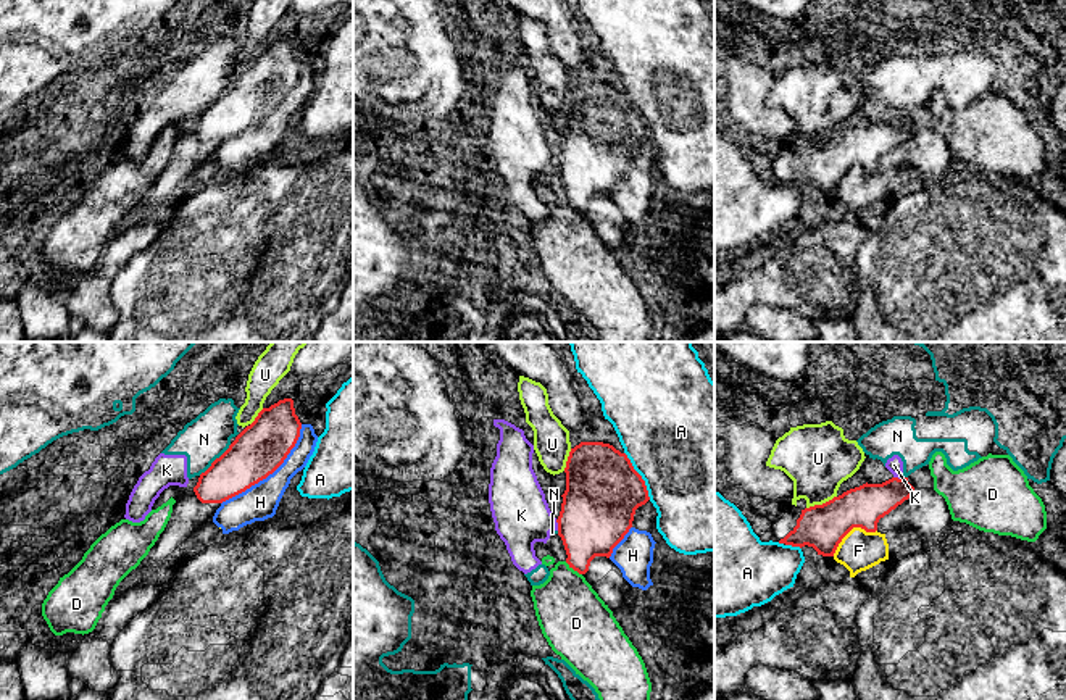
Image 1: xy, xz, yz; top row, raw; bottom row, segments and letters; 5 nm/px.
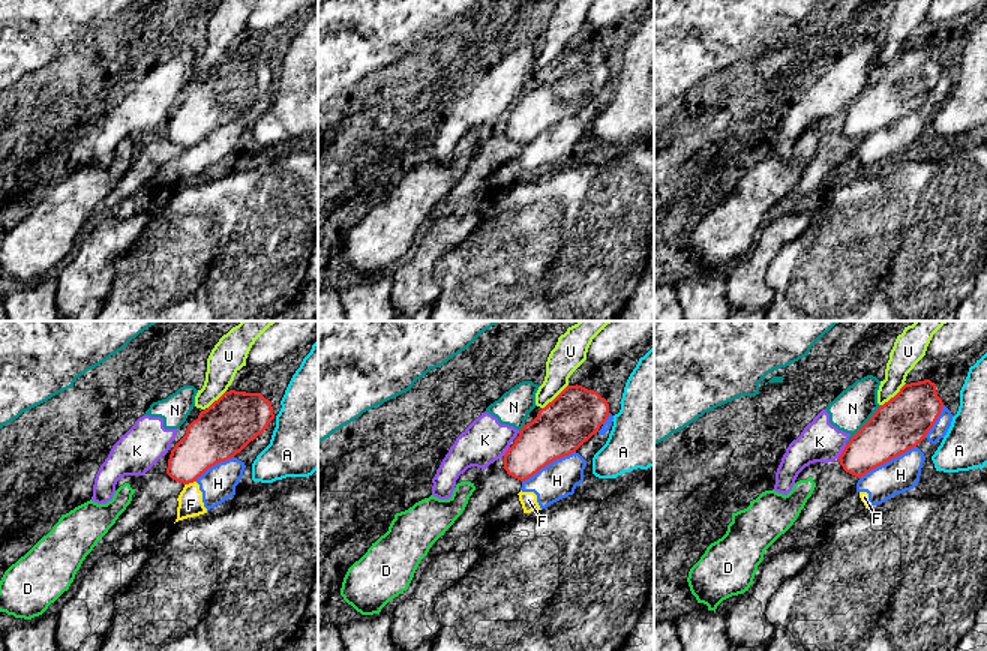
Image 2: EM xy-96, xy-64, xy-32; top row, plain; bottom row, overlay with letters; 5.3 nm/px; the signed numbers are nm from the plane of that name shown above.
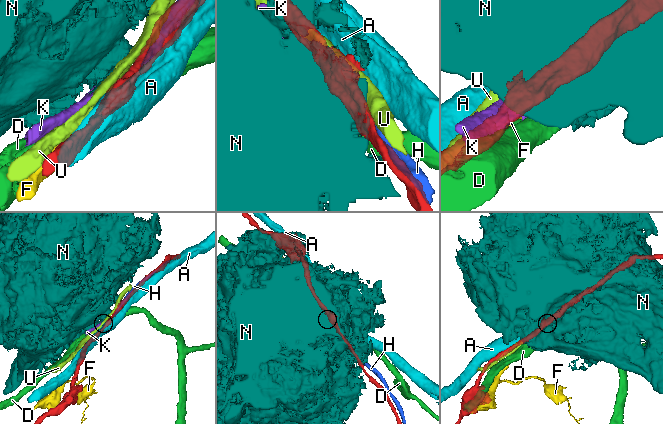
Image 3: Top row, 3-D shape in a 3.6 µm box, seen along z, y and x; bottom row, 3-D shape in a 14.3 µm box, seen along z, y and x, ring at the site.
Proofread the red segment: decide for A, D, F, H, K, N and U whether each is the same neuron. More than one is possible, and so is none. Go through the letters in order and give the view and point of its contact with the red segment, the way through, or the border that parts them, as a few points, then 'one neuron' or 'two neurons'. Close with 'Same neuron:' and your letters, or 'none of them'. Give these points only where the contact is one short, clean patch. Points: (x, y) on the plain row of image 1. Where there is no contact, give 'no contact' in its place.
A: meets red in xz at (641, 115); two neurons
D: meets red in xz at (573, 207); two neurons
F: meets red in yz at (850, 168); two neurons
H: meets red in xy at (270, 112); two neurons
K: meets red in xz at (558, 163); border along xz (555, 158), (558, 168); two neurons
N: meets red in xy at (215, 99); border along xy (231, 83), (199, 113); two neurons
U: meets red in yz at (823, 142); two neurons
Same neuron: none of them

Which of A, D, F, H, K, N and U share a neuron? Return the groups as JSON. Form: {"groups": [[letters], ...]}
{"groups": [["A"], ["D"], ["F", "H"], ["K"], ["N"], ["U"]]}

